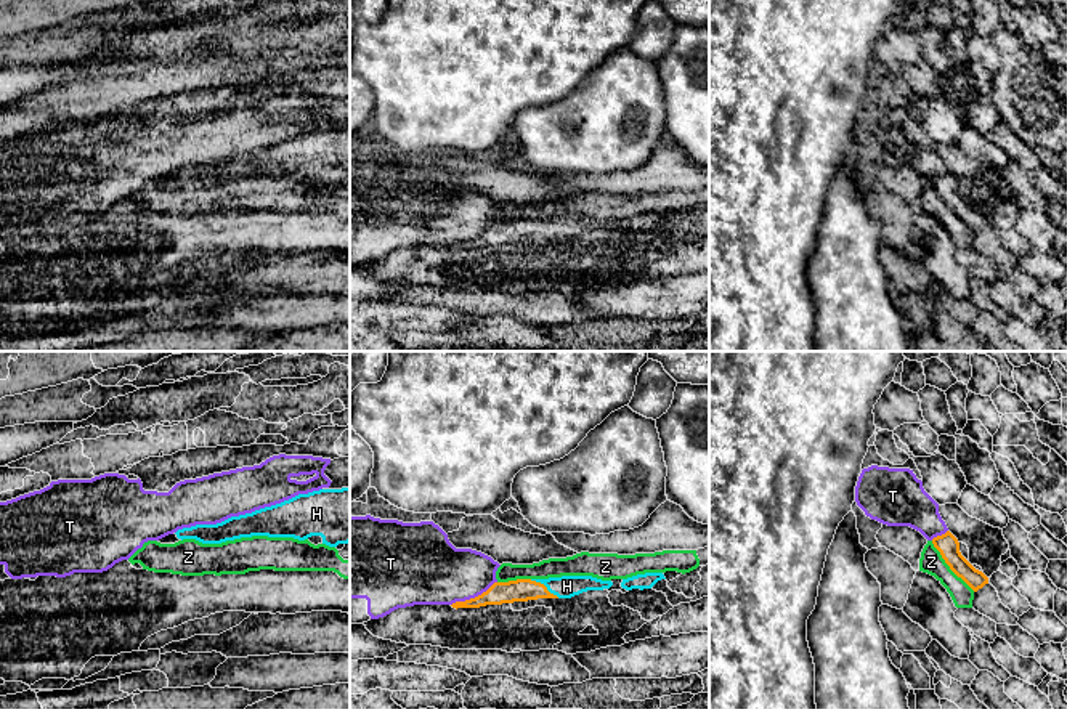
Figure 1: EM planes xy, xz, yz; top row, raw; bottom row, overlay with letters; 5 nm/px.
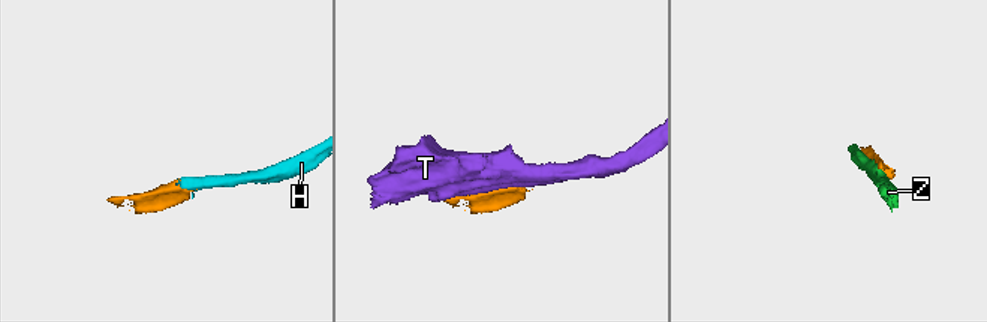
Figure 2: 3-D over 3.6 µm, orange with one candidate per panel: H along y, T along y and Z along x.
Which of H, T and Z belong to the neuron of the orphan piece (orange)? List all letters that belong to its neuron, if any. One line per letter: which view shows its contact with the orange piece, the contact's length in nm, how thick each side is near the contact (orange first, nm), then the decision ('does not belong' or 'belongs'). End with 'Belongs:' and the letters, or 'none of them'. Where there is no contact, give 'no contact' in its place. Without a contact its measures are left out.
H: meets orange in xz; contact 180 nm long; 110 nm thick on the orange side, 110 nm on the other; belongs
T: meets orange in xz; contact 260 nm long; 110 nm thick on the orange side, 320 nm on the other; does not belong
Z: meets orange in yz; contact 340 nm long; 110 nm thick on the orange side, 120 nm on the other; does not belong
Belongs: H

